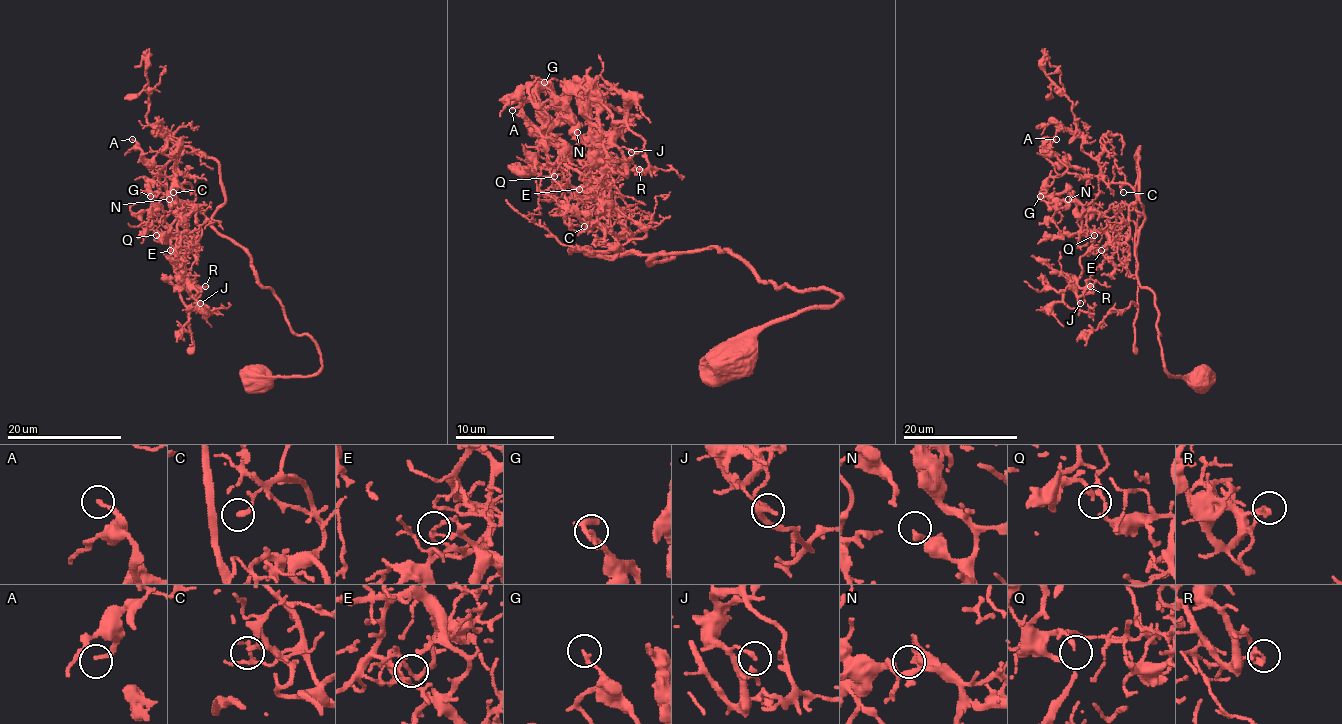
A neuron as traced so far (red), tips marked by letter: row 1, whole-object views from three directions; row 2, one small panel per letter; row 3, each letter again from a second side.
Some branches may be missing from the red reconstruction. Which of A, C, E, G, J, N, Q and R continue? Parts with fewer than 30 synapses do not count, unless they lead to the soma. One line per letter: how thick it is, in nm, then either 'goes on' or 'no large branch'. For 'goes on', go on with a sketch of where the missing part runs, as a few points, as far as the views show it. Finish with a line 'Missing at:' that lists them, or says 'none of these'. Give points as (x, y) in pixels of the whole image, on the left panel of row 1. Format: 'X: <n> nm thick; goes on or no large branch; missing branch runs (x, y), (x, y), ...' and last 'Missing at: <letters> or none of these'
A: 200 nm thick; no large branch
C: 190 nm thick; no large branch
E: 190 nm thick; no large branch
G: 220 nm thick; no large branch
J: 220 nm thick; no large branch
N: 240 nm thick; no large branch
Q: 130 nm thick; no large branch
R: 240 nm thick; goes on; missing branch runs (205, 286), (213, 325), (210, 322)
Missing at: R

